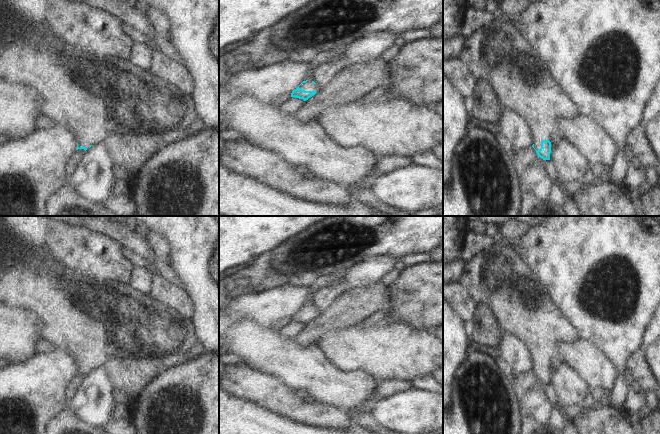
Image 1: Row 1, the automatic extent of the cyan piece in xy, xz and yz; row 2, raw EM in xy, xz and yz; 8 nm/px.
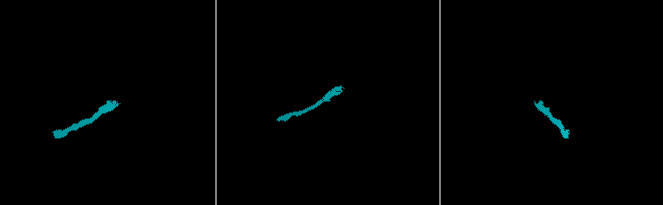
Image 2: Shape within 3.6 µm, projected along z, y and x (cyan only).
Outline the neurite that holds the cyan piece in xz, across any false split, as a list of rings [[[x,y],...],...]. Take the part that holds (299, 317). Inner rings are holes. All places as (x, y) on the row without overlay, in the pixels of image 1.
[[[303,305],[295,314],[292,315],[291,321],[308,324],[322,312],[314,305]]]

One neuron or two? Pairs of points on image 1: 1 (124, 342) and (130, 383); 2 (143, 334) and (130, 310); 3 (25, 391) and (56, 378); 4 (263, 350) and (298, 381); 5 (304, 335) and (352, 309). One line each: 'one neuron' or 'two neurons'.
1: two neurons
2: one neuron
3: one neuron
4: one neuron
5: one neuron

